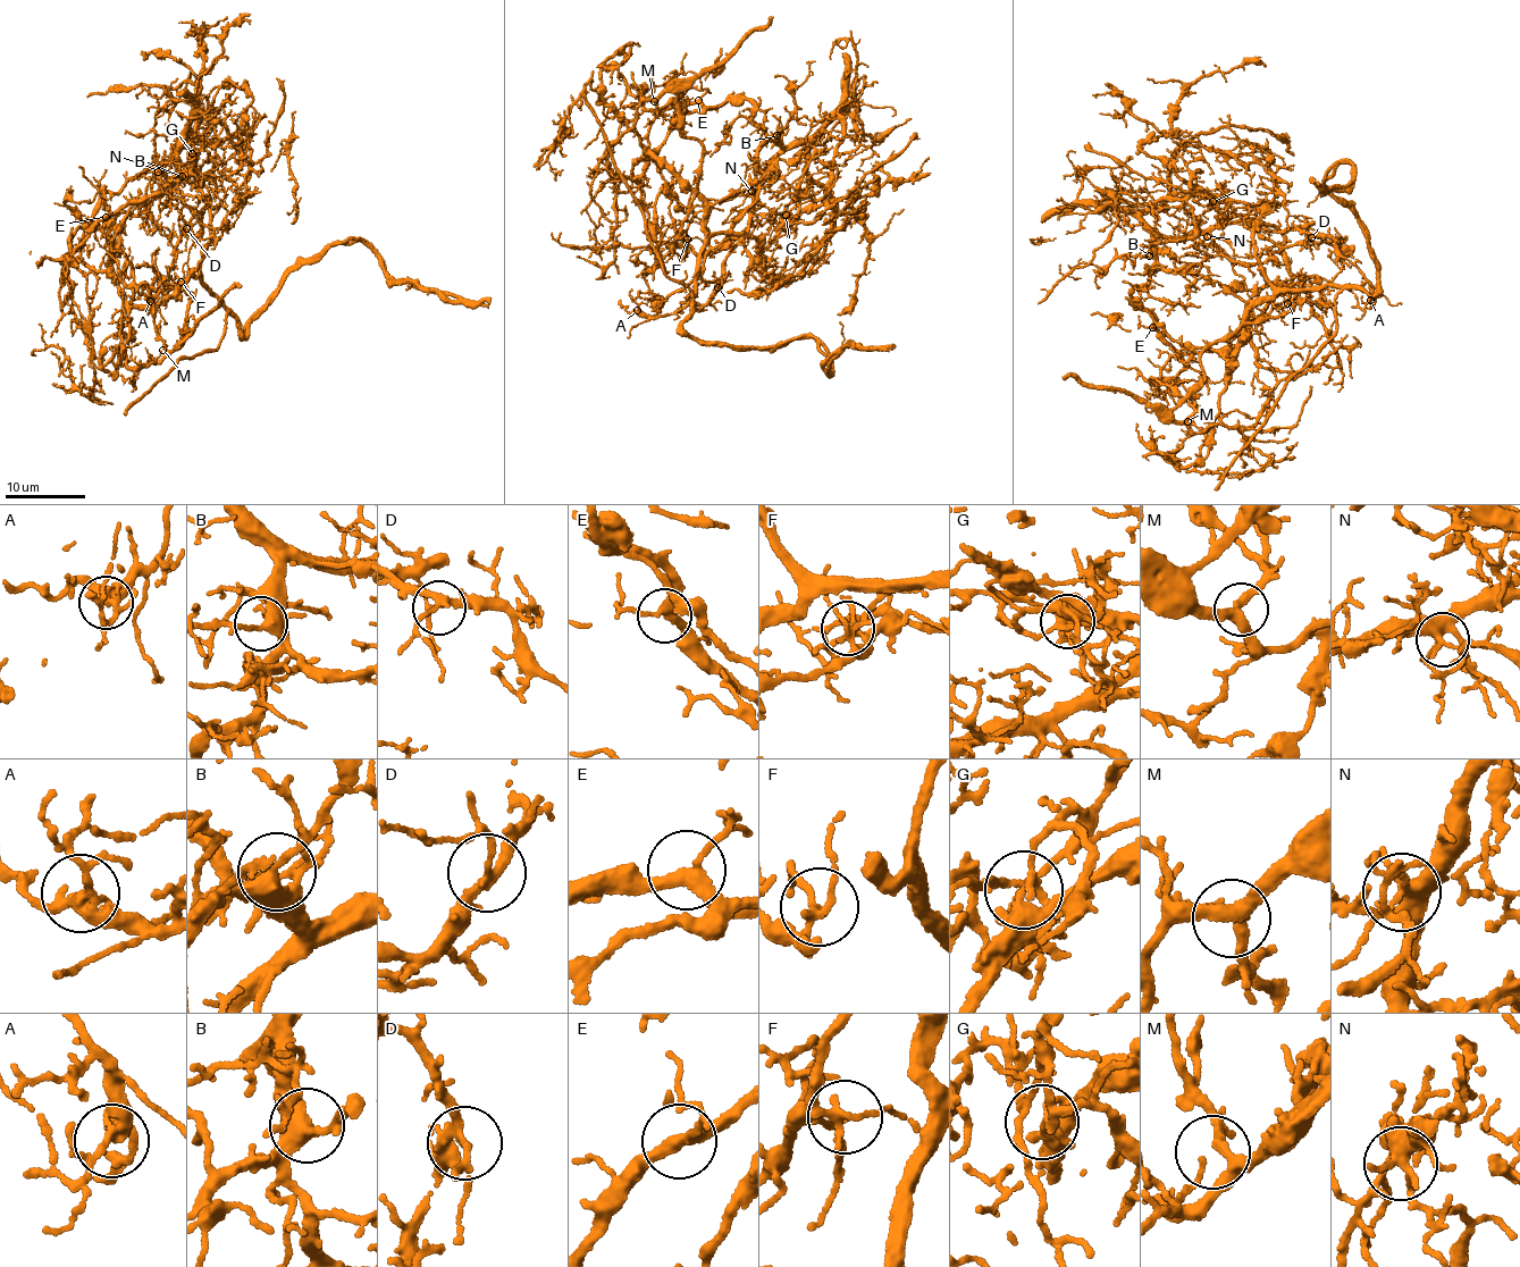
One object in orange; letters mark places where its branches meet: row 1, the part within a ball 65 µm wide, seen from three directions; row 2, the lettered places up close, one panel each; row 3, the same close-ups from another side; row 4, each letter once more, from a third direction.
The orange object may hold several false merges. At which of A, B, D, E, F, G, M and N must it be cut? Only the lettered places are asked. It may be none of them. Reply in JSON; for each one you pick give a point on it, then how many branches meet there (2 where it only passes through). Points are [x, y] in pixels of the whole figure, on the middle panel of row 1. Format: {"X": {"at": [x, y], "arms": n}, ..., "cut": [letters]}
{"G": {"at": [786, 215], "arms": 2}, "cut": ["G"]}

